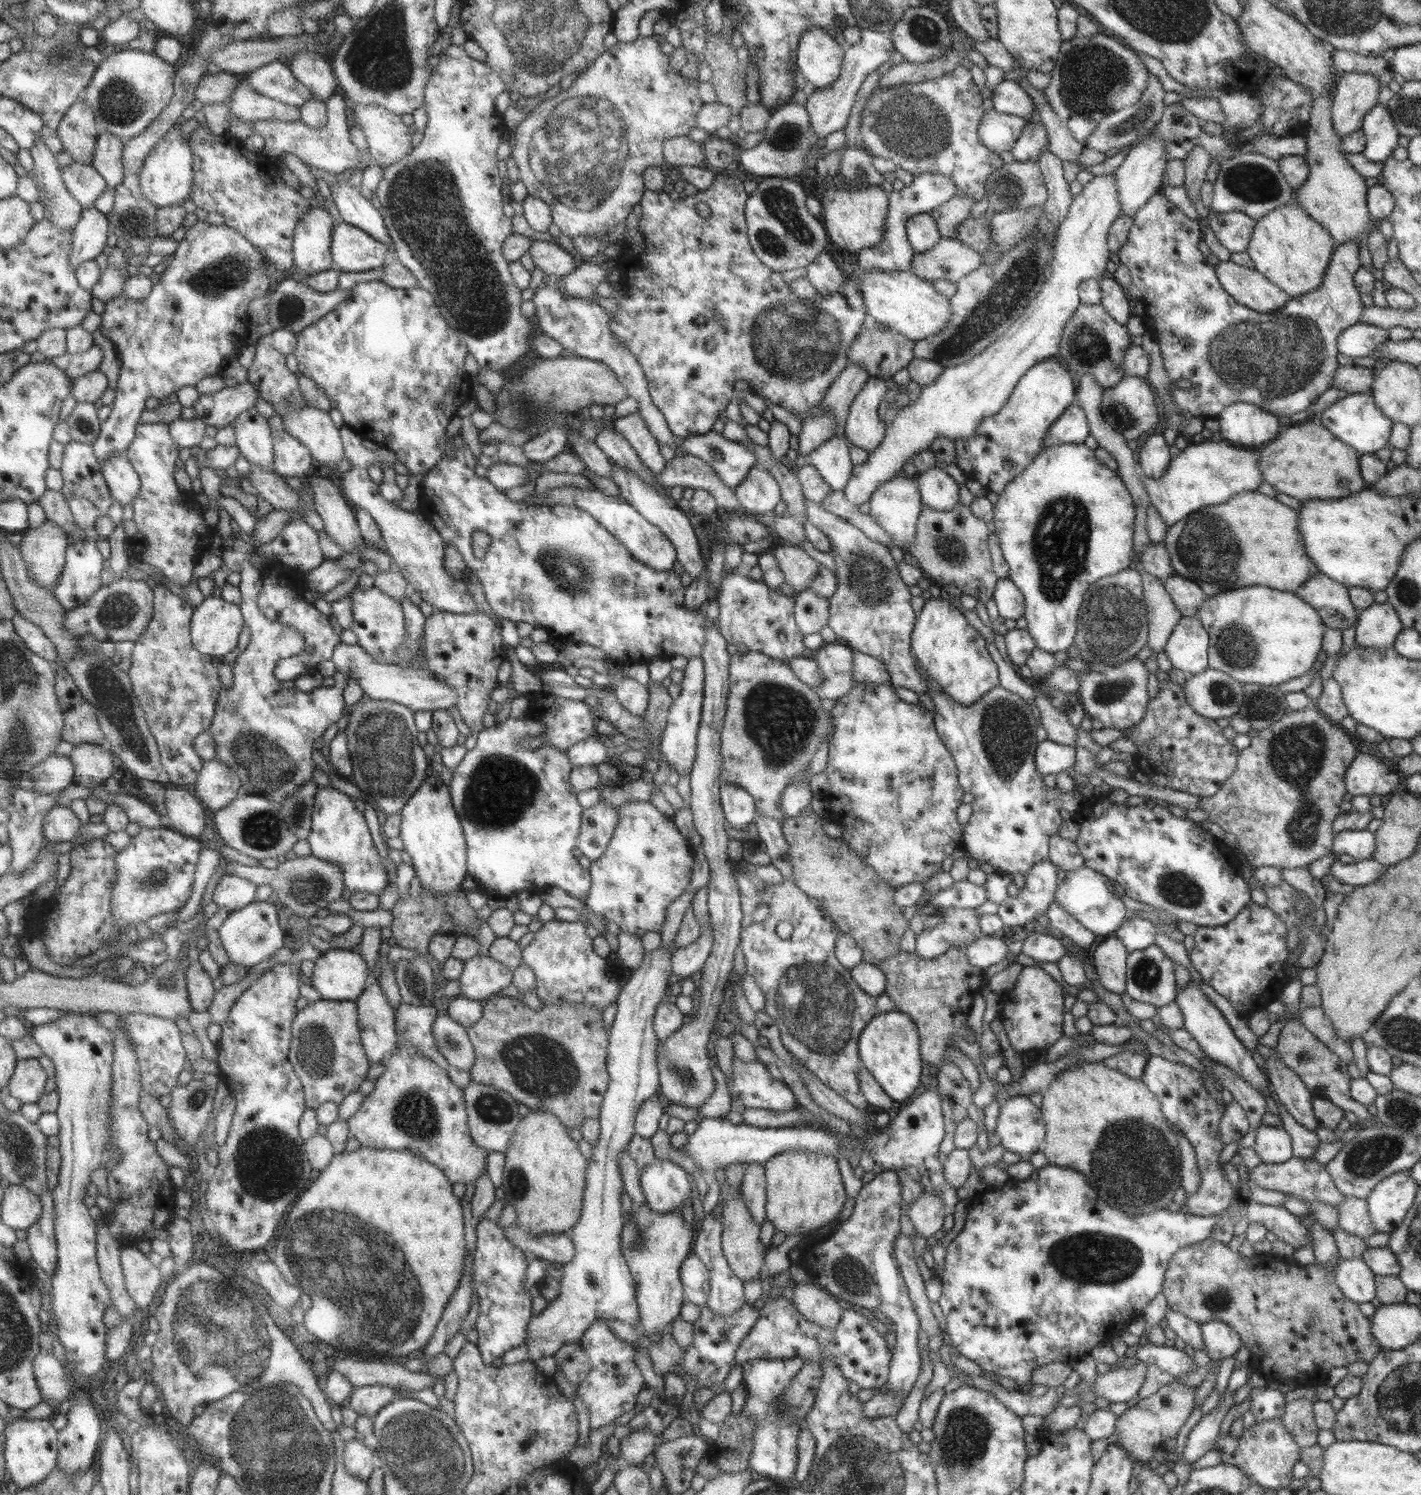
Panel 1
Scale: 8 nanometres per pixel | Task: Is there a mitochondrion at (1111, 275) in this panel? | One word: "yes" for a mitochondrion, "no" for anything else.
no

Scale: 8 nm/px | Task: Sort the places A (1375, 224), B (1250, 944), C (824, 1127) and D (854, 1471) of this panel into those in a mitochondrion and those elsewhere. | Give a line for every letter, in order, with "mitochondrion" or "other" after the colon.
A: other
B: other
C: other
D: mitochondrion

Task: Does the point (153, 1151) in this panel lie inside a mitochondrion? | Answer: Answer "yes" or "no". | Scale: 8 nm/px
no

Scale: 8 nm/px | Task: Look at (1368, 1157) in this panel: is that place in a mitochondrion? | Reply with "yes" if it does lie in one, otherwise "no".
yes

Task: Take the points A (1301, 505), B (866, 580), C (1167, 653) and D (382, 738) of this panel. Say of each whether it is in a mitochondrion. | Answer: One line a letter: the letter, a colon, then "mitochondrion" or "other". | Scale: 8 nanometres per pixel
A: other
B: mitochondrion
C: other
D: mitochondrion

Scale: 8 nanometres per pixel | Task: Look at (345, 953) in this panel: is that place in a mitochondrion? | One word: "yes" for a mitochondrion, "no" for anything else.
no

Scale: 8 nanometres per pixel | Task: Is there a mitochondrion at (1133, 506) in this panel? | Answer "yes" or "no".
no

